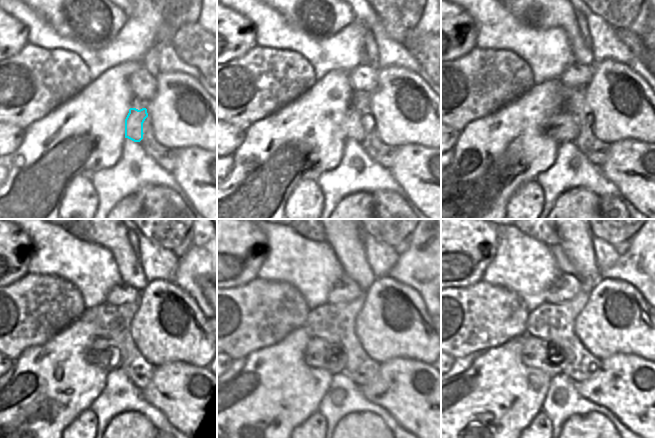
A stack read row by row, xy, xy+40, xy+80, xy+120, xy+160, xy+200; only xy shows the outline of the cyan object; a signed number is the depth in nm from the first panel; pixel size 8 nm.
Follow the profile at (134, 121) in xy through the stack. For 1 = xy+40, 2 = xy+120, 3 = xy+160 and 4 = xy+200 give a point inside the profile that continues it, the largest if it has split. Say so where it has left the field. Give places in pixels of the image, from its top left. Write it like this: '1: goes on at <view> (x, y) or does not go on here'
1: goes on at xy+40 (352, 126)
2: goes on at xy+120 (102, 353)
3: goes on at xy+160 (319, 353)
4: goes on at xy+200 (533, 349)

